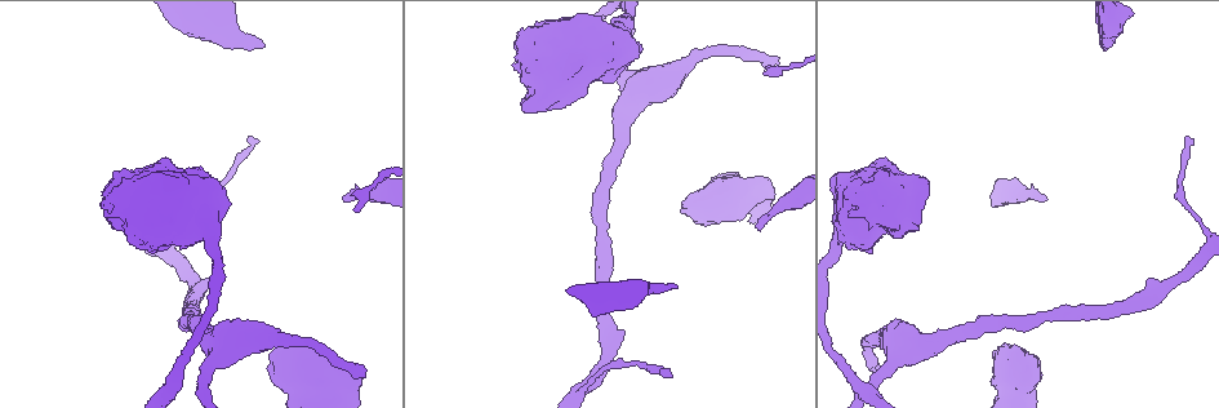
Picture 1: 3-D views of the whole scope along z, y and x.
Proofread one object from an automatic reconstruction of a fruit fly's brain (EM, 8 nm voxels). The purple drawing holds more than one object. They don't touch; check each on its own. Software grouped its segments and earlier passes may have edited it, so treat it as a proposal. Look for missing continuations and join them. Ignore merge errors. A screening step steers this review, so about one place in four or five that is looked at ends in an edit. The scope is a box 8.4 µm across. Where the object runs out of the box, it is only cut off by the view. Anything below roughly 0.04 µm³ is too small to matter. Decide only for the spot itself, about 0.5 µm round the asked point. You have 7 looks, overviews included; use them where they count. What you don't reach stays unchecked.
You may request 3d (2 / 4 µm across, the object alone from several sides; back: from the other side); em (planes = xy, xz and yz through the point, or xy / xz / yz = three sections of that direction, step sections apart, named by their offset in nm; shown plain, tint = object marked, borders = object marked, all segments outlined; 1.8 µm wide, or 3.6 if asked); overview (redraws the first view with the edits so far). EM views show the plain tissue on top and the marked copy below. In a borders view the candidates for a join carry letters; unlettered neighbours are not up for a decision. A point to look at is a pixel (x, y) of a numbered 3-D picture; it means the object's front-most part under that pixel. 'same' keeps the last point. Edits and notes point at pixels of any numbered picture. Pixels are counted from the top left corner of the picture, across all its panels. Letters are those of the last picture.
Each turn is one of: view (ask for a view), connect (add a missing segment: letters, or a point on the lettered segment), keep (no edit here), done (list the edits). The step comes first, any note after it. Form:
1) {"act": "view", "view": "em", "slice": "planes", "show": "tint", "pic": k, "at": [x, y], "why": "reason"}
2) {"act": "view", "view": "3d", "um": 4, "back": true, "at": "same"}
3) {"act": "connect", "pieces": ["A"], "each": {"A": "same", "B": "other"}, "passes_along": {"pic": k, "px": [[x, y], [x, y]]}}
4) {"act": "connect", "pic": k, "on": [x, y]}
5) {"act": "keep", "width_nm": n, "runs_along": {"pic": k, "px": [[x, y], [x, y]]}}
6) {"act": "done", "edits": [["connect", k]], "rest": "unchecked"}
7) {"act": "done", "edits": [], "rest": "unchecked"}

{"act": "view", "view": "3d", "um": 4, "pic": 1, "at": [672, 376], "why": "thin end"}

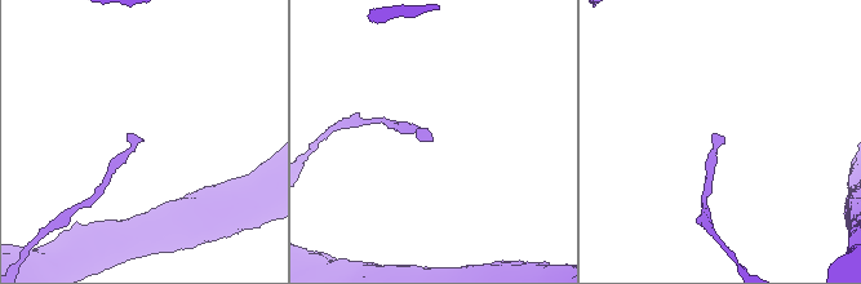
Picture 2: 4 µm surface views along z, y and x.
{"act": "view", "view": "em", "slice": "planes", "show": "borders", "pic": 2, "at": [144, 141], "why": "shape alone is not enough"}

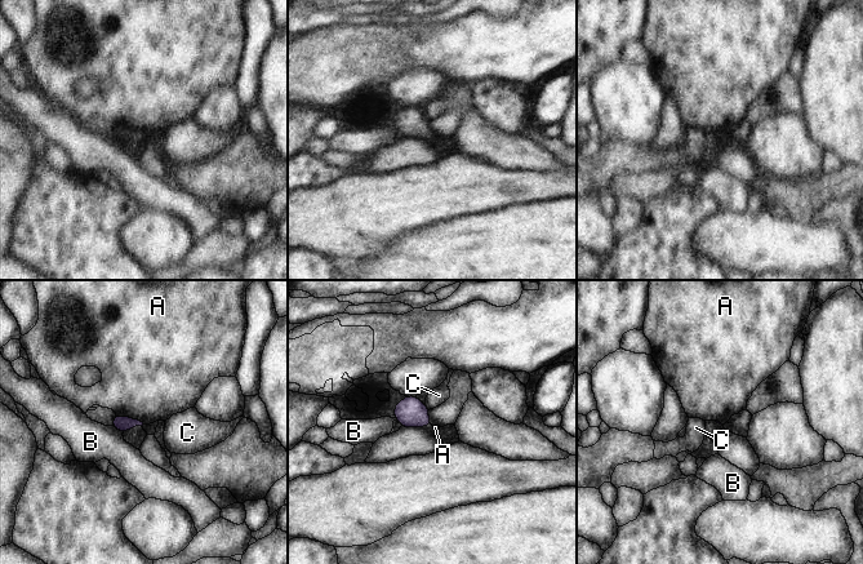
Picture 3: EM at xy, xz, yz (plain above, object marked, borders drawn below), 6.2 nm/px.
{"act": "keep", "each": {"A": "other", "B": "other", "C": "other"}, "border": {"pic": 3, "px": [[116, 414], [134, 417], [143, 423]]}, "found": "no lettered segment goes on from it"}

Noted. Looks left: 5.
{"act": "view", "view": "em", "slice": "planes", "show": "tint", "pic": 1, "at": [344, 201], "why": "branch stops here"}

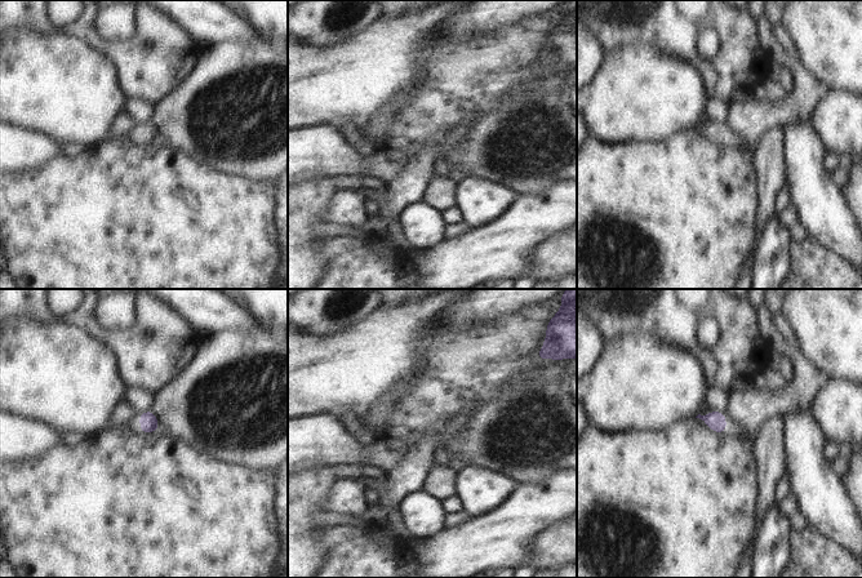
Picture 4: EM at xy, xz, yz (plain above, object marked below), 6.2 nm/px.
{"act": "view", "view": "em", "slice": "planes", "show": "borders", "at": "same", "why": "see the neighbours"}

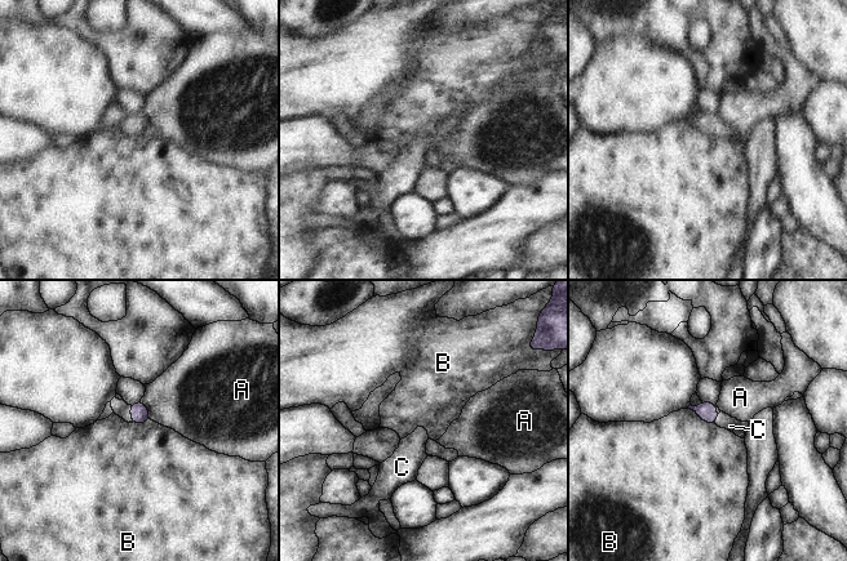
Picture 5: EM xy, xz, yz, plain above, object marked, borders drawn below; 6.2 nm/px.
{"act": "connect", "pieces": ["C"], "each": {"A": "other", "B": "other", "C": "same"}, "passes_along": {"pic": 5, "px": [[705, 410], [717, 418], [724, 421]]}, "found": "it goes on there"}

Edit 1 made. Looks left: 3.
{"act": "view", "view": "overview"}

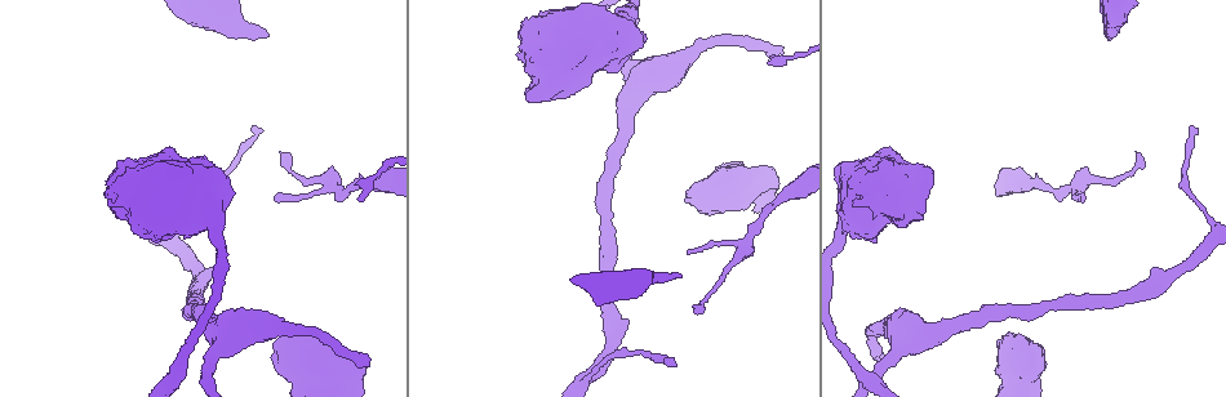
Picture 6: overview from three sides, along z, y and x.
{"act": "view", "view": "em", "slice": "planes", "show": "borders", "pic": 6, "at": [682, 276], "why": "free end"}

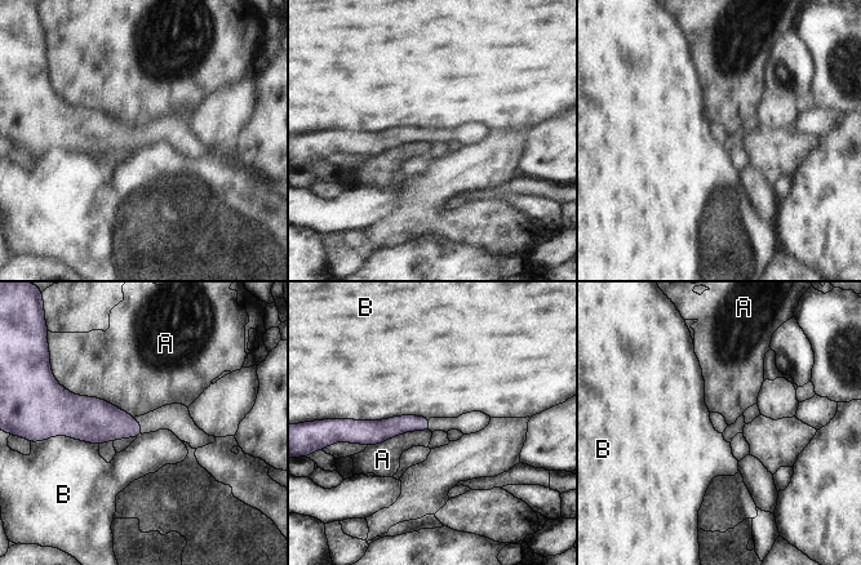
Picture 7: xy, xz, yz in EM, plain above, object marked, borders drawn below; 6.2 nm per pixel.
{"act": "keep", "each": {"A": "other", "B": "other"}, "border": {"pic": 7, "px": [[429, 417], [344, 419]]}, "found": "no lettered segment goes on from it"}

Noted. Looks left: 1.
{"act": "done", "edits": [["connect", 5]], "rest": "unchecked"}

